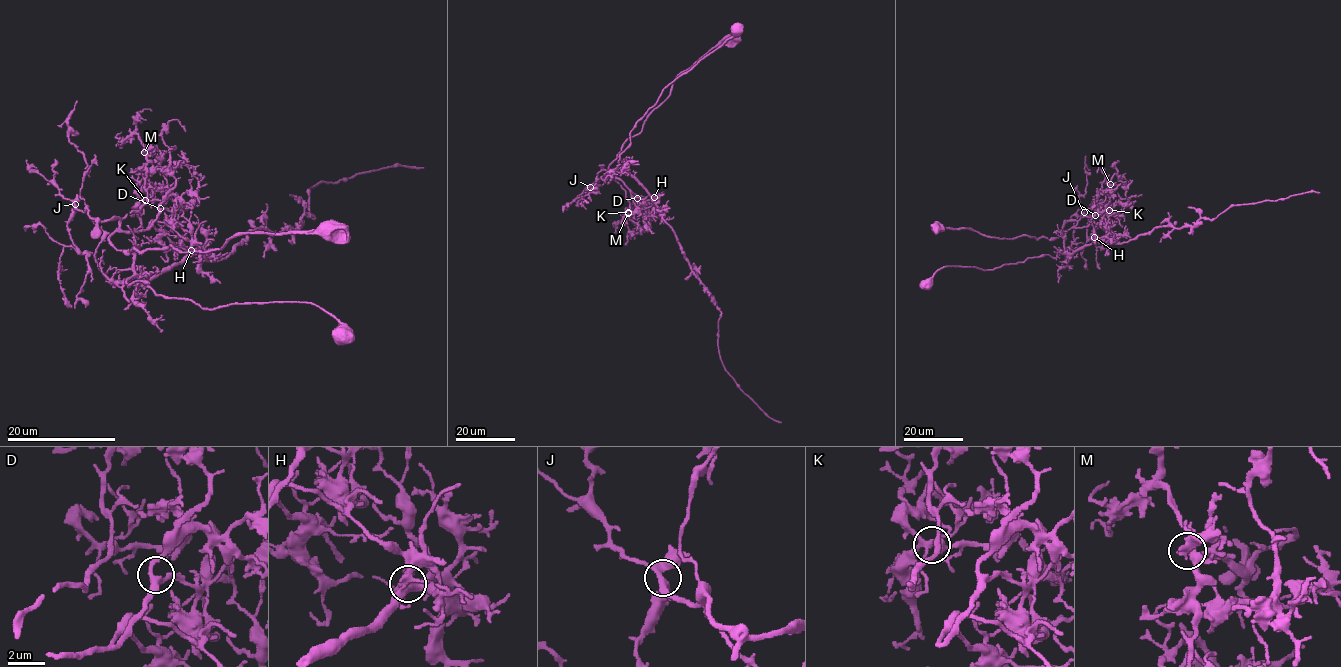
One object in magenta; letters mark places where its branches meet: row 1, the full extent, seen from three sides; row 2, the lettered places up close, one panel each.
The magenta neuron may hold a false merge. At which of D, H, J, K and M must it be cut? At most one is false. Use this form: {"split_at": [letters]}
{"split_at": ["H"]}

